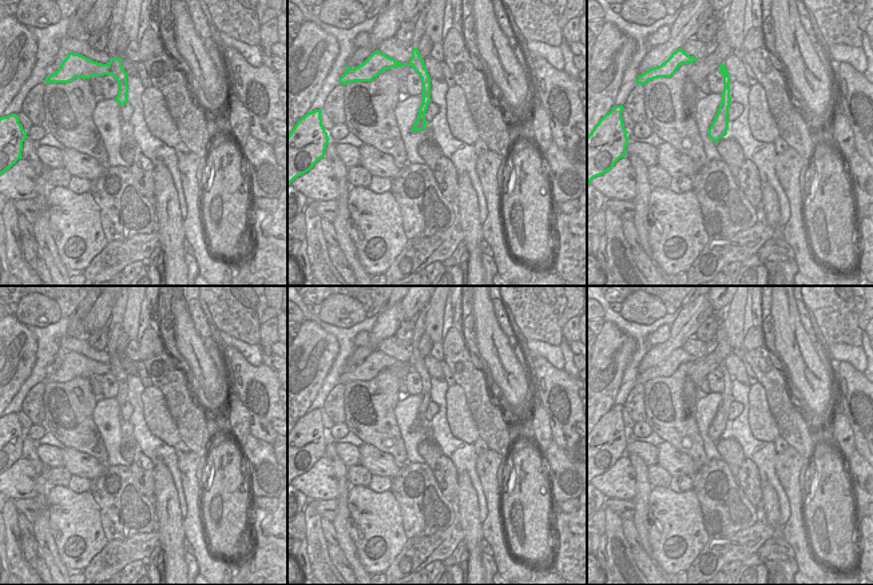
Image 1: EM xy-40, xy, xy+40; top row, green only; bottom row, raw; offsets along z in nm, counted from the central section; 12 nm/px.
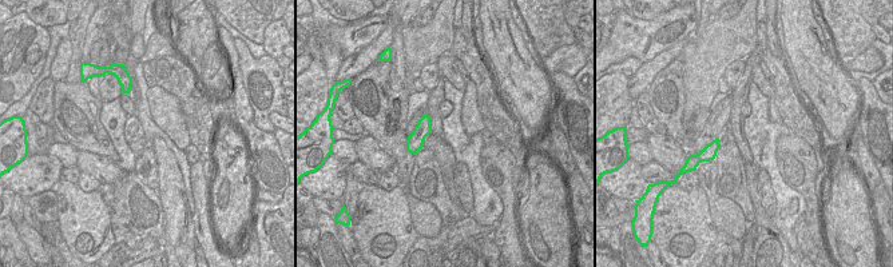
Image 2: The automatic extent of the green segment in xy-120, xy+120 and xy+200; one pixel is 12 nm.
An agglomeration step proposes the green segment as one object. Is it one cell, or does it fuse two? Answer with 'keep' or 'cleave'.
cleave

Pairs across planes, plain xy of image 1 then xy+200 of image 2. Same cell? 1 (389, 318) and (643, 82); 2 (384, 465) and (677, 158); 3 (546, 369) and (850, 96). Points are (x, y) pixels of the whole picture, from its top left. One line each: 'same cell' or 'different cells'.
1: same cell
2: same cell
3: different cells

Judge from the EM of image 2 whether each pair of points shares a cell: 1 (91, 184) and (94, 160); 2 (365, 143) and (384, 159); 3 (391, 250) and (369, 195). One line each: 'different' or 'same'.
1: different
2: same
3: same

